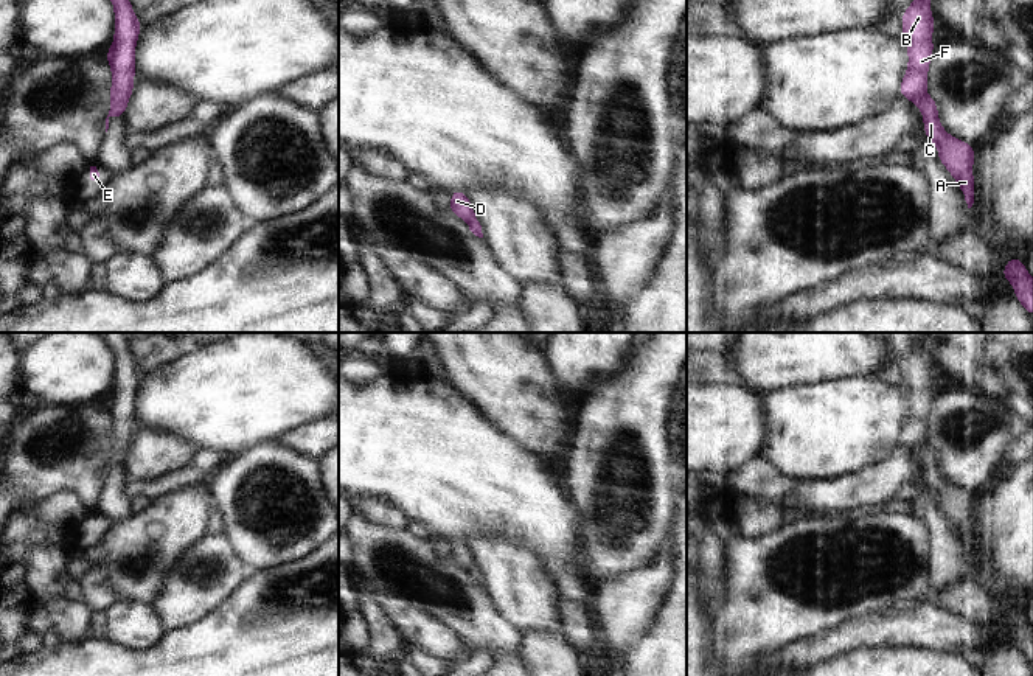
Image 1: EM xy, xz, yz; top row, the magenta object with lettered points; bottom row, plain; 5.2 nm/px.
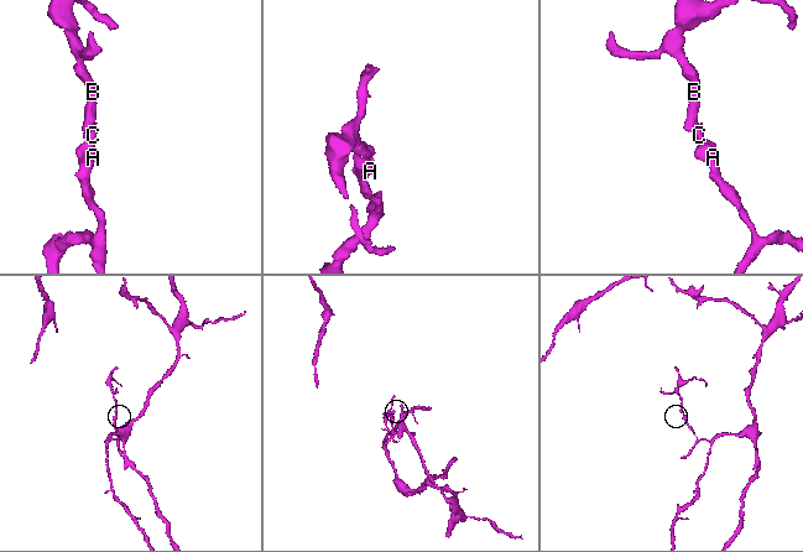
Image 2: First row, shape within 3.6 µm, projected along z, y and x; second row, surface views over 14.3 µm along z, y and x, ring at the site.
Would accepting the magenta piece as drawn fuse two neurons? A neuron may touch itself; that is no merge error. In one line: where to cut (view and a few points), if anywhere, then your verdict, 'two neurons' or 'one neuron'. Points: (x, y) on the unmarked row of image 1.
yz (925, 442), (917, 452) | two neurons

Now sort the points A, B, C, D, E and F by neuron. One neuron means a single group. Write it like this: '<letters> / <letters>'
A C E / B D F

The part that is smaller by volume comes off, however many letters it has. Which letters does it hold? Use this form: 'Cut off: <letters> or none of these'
Cut off: B, D, F

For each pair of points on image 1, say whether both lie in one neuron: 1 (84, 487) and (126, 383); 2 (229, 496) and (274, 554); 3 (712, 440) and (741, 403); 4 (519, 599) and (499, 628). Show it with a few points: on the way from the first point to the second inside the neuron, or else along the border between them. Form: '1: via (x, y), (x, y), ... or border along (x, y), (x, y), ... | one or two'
1: border along (104, 406), (111, 417), (111, 457) | two
2: via (243, 510), (253, 521), (253, 530), (263, 540) | one
3: via (716, 431), (732, 412) | one
4: border along (485, 586), (496, 608), (522, 634) | two

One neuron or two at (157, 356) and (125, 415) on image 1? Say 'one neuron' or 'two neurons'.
two neurons

